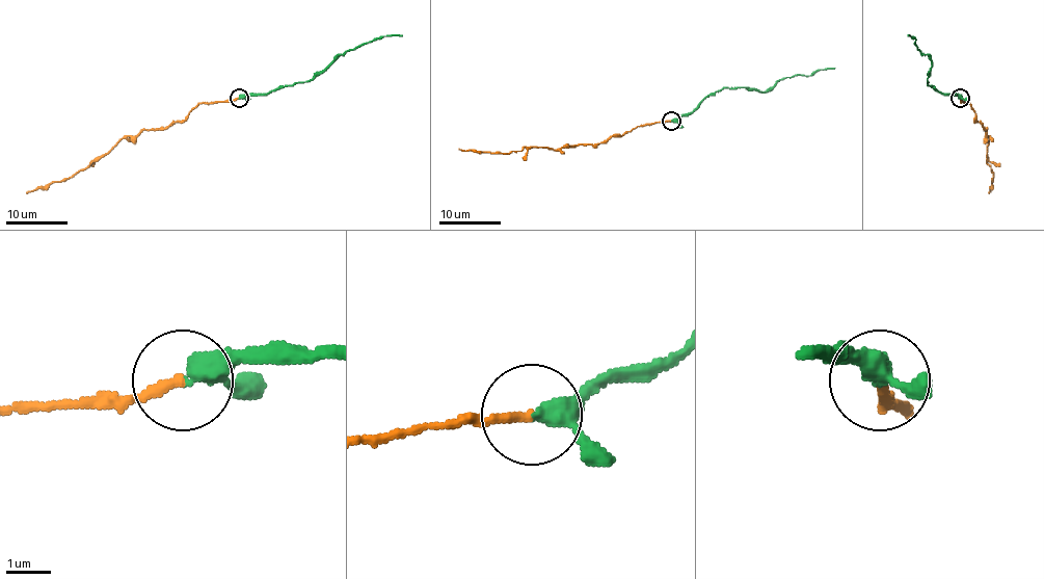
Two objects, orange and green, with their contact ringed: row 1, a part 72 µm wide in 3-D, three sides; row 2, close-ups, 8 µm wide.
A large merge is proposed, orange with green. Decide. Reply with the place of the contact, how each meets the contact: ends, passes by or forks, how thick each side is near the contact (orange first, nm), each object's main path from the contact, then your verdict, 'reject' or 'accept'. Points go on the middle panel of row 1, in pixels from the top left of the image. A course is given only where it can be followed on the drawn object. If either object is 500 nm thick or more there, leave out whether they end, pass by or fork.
(671, 121) | orange ends | green passes by | 200/320 nm | orange via (671, 120), (645, 123), (595, 145), (554, 150), (525, 147), (506, 153), (459, 148) | green via (671, 120), (689, 115), (699, 103), (724, 87), (766, 93), (780, 80), (834, 68) | accept

